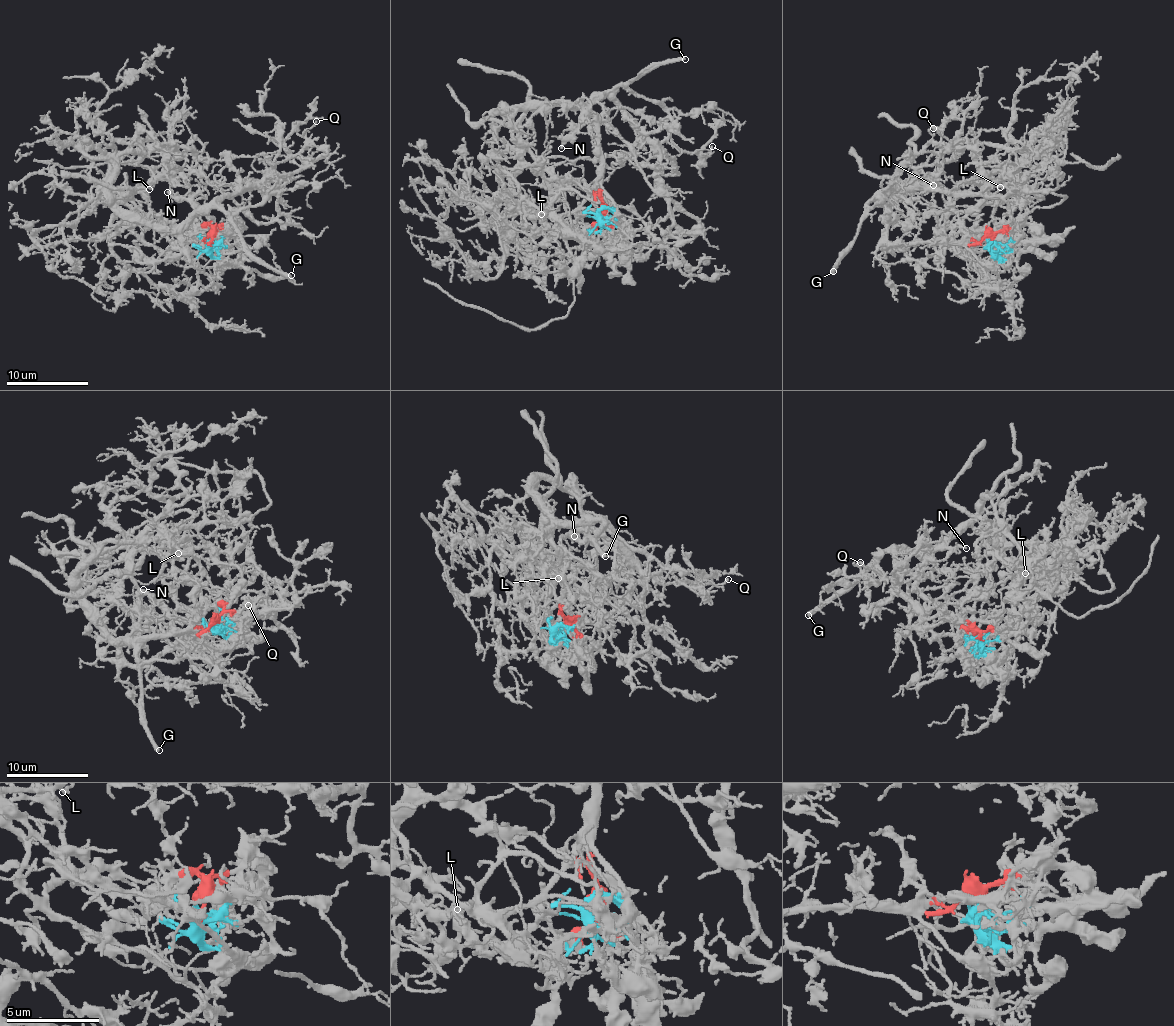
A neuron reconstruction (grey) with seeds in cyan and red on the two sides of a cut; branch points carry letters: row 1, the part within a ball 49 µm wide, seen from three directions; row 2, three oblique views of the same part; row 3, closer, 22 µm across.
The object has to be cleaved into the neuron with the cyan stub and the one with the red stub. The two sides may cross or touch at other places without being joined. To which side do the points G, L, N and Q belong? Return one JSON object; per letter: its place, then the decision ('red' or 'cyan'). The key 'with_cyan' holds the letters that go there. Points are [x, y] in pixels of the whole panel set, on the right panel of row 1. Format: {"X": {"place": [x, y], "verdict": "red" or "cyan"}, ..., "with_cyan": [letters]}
{"G": {"place": [833, 271], "verdict": "red"}, "L": {"place": [1000, 187], "verdict": "cyan"}, "N": {"place": [933, 185], "verdict": "red"}, "Q": {"place": [933, 128], "verdict": "red"}, "with_cyan": ["L"]}

